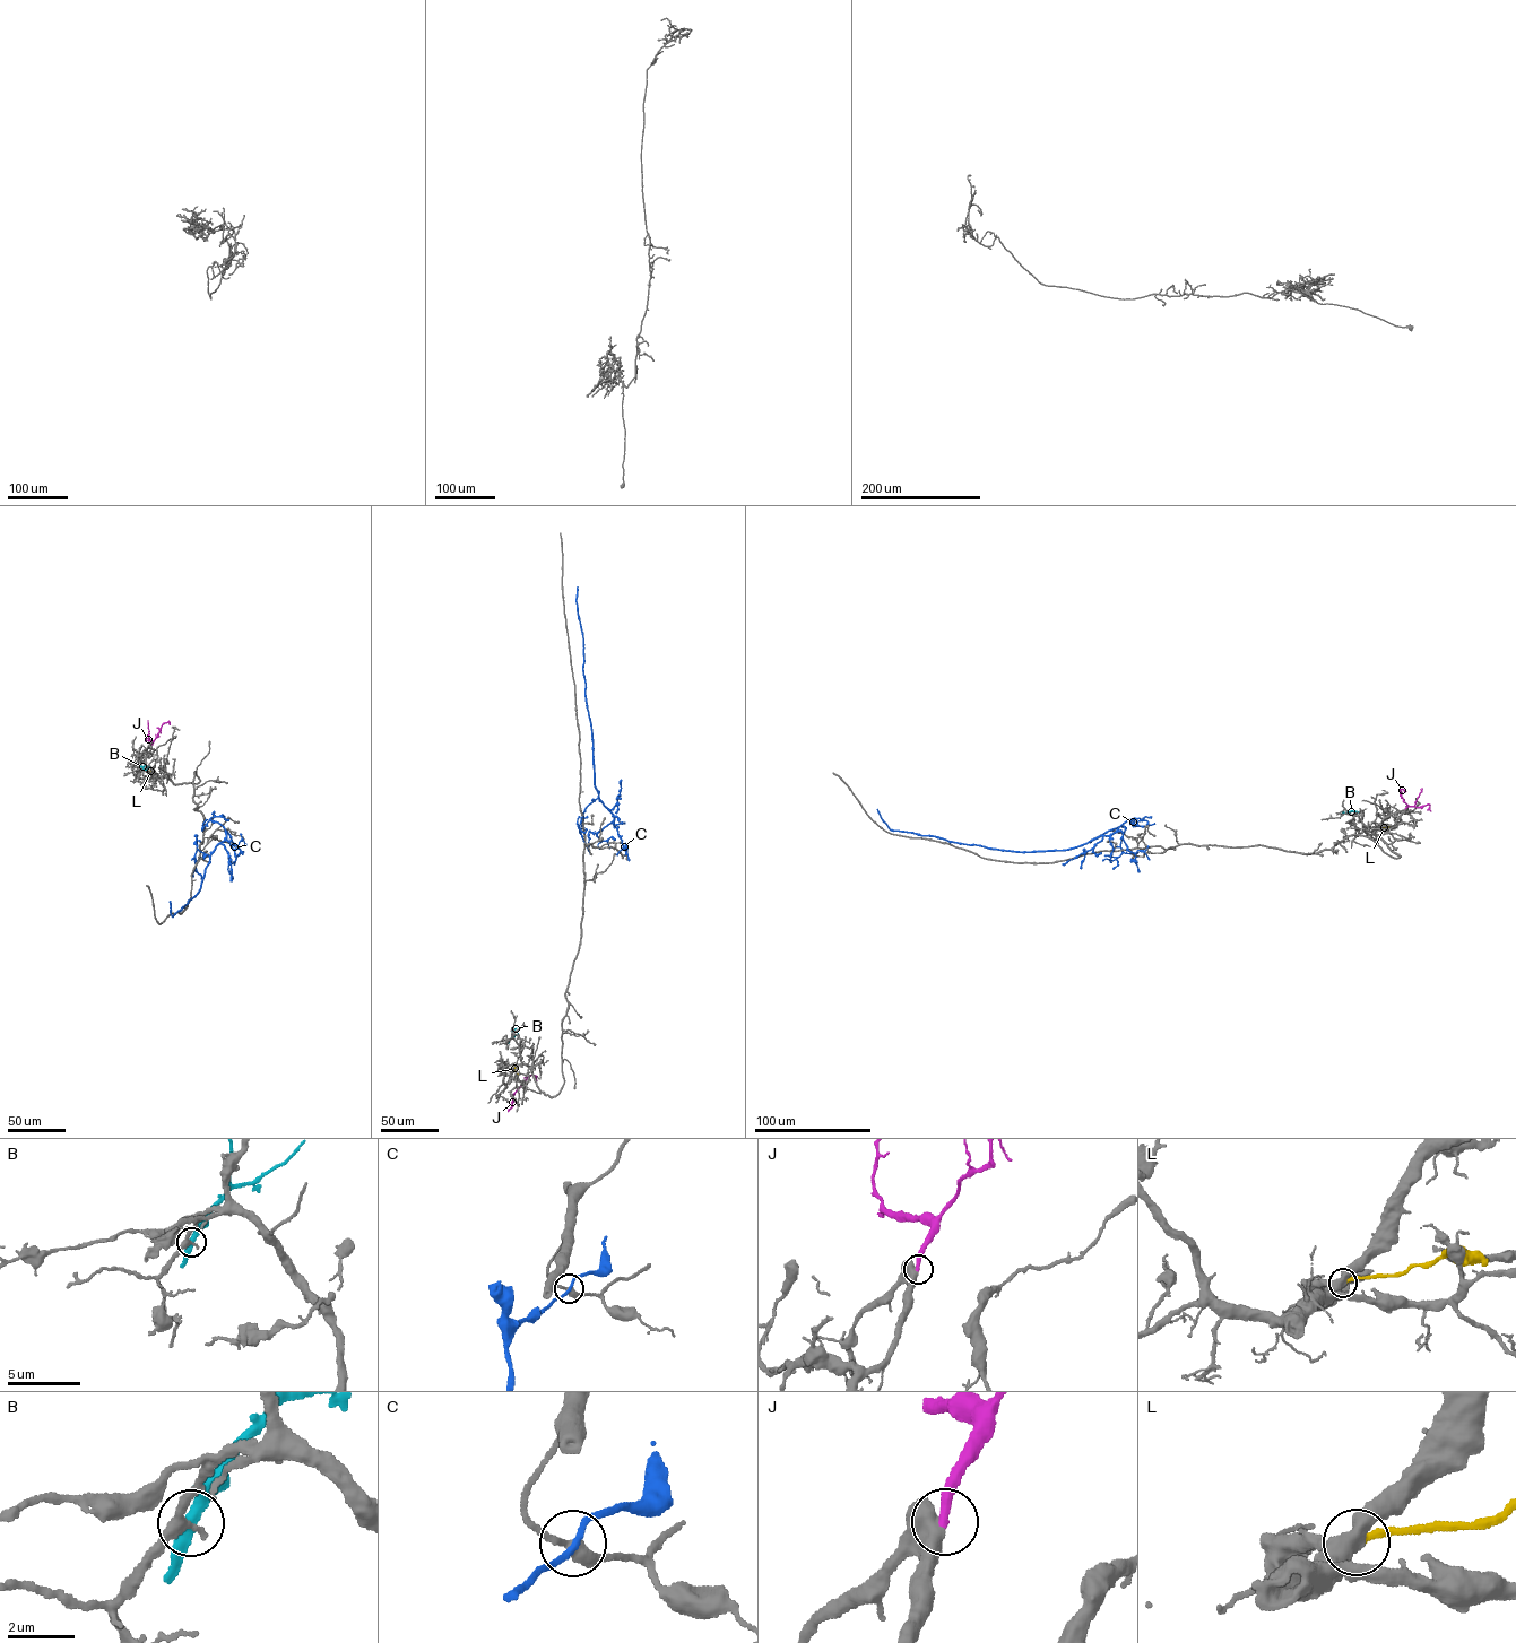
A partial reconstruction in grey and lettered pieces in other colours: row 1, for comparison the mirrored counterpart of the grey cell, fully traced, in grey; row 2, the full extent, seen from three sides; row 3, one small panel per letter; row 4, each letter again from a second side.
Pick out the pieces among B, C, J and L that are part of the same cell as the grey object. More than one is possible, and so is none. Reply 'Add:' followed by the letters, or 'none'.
Add: J

